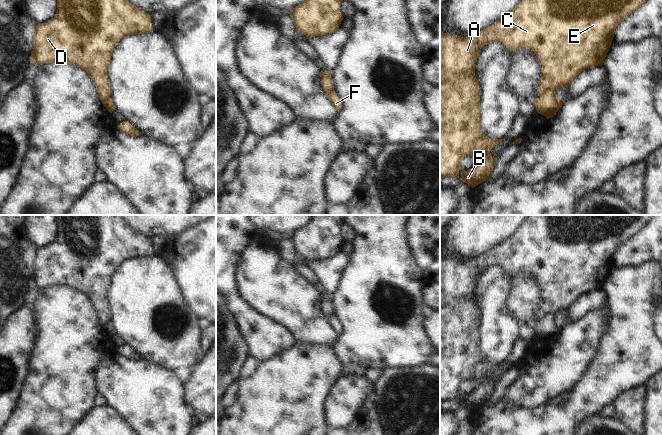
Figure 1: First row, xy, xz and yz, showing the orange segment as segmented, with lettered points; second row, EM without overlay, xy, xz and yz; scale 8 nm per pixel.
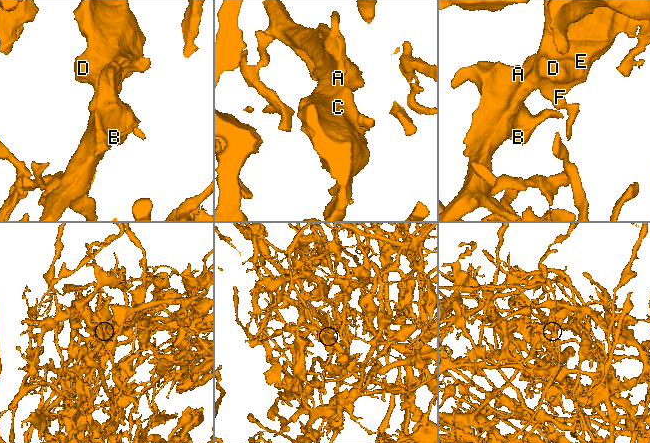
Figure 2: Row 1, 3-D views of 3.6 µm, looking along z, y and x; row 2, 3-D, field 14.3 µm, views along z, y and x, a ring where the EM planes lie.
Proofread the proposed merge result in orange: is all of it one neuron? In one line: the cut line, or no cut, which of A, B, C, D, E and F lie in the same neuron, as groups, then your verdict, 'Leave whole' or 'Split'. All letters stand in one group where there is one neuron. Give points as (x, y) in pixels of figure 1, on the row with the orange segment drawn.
Split along yz (554, 89), (548, 89), (539, 96). Groups: A B C D E / F. Split

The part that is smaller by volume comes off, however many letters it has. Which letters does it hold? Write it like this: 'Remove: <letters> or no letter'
Remove: F

